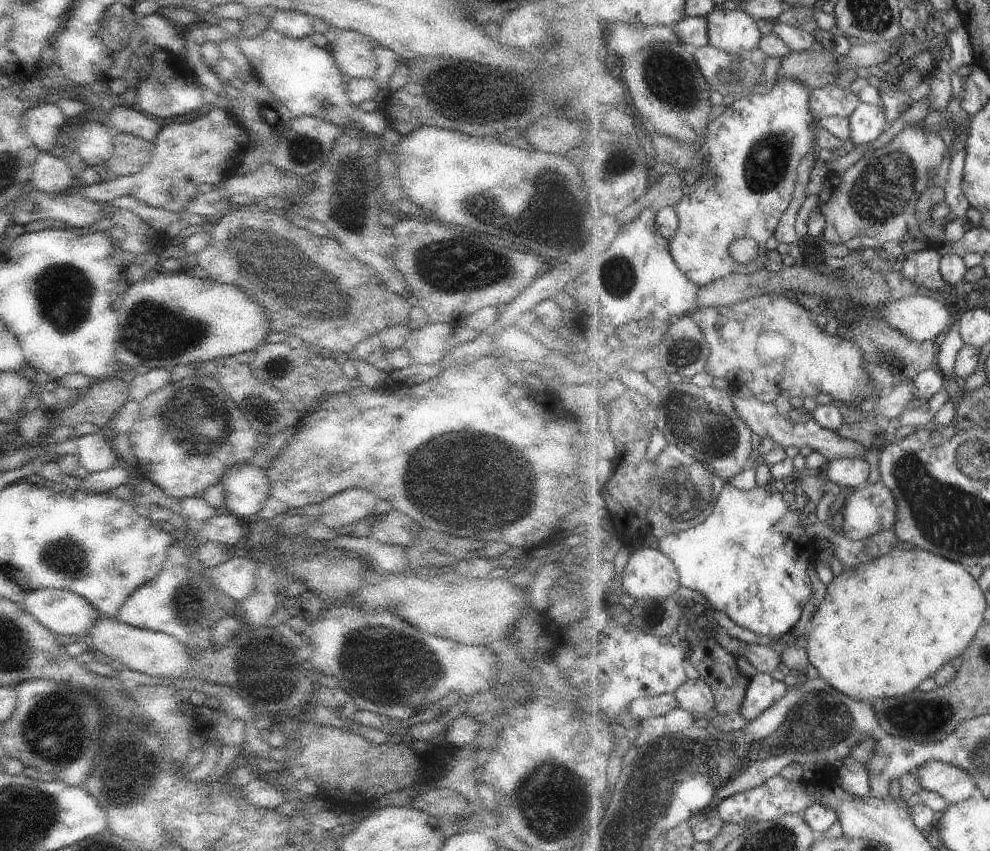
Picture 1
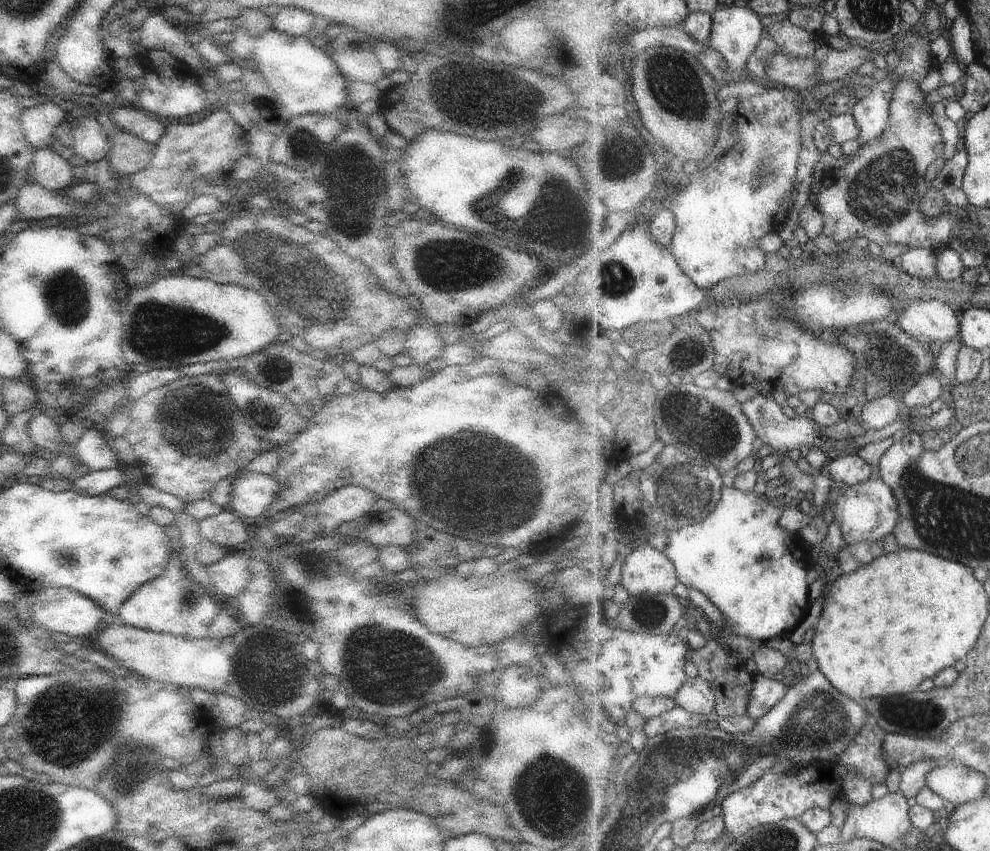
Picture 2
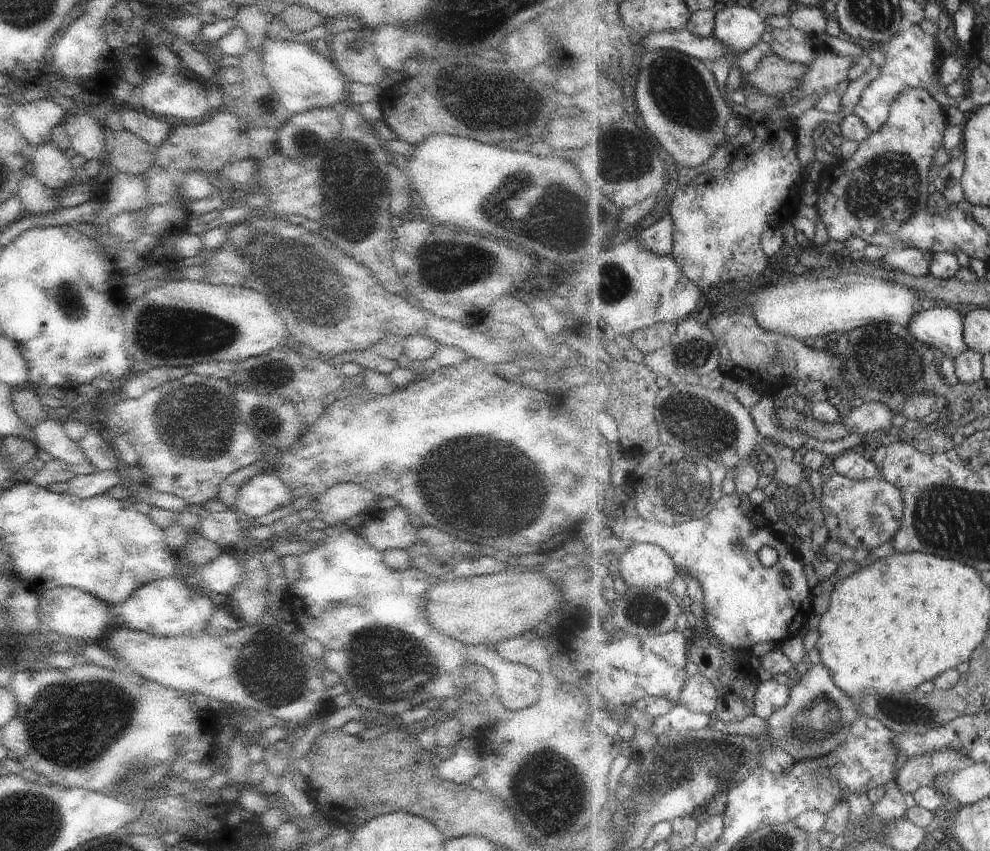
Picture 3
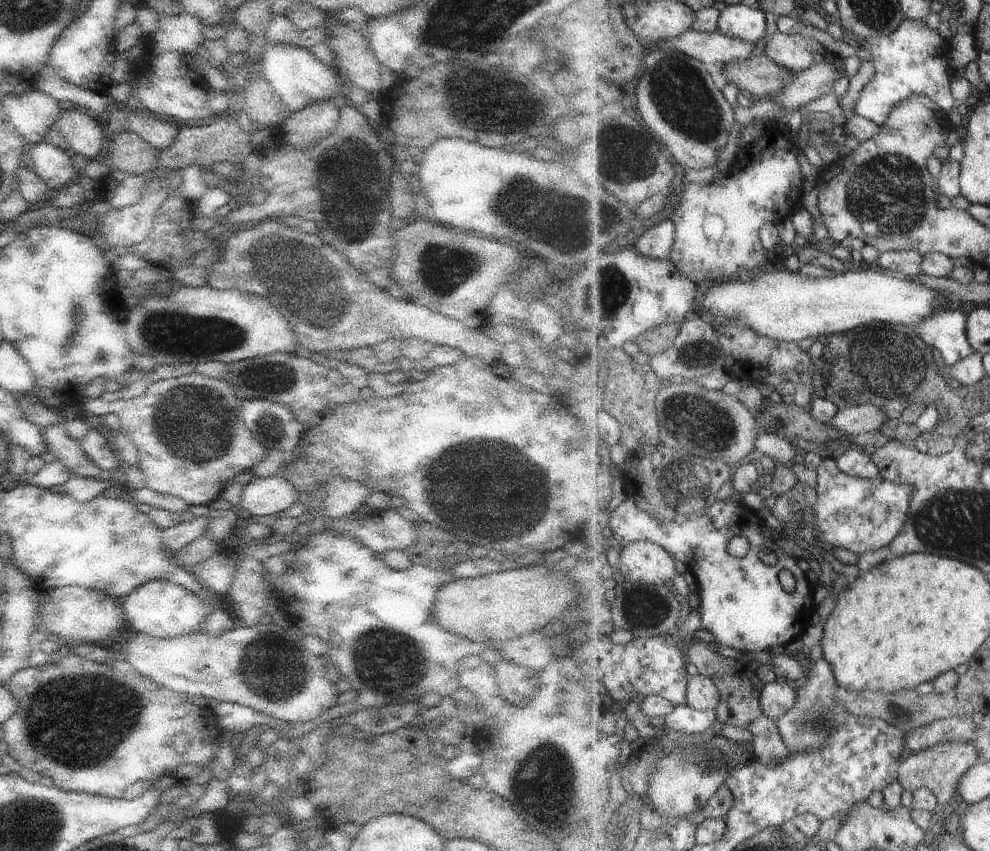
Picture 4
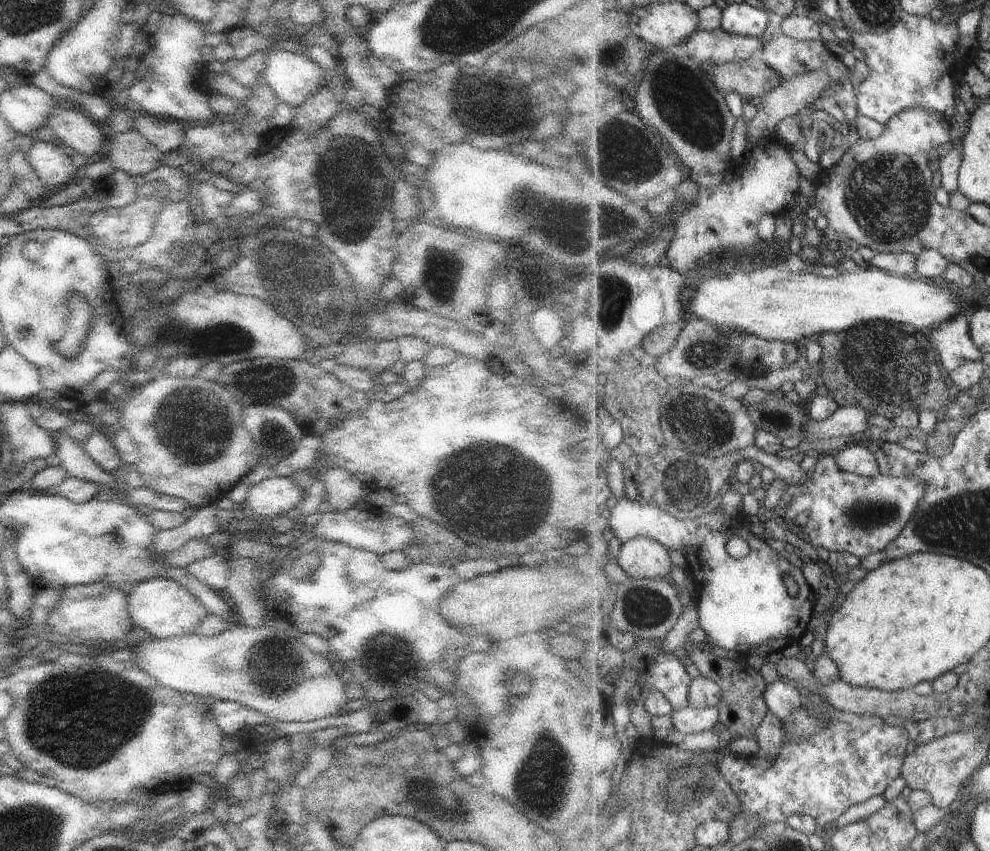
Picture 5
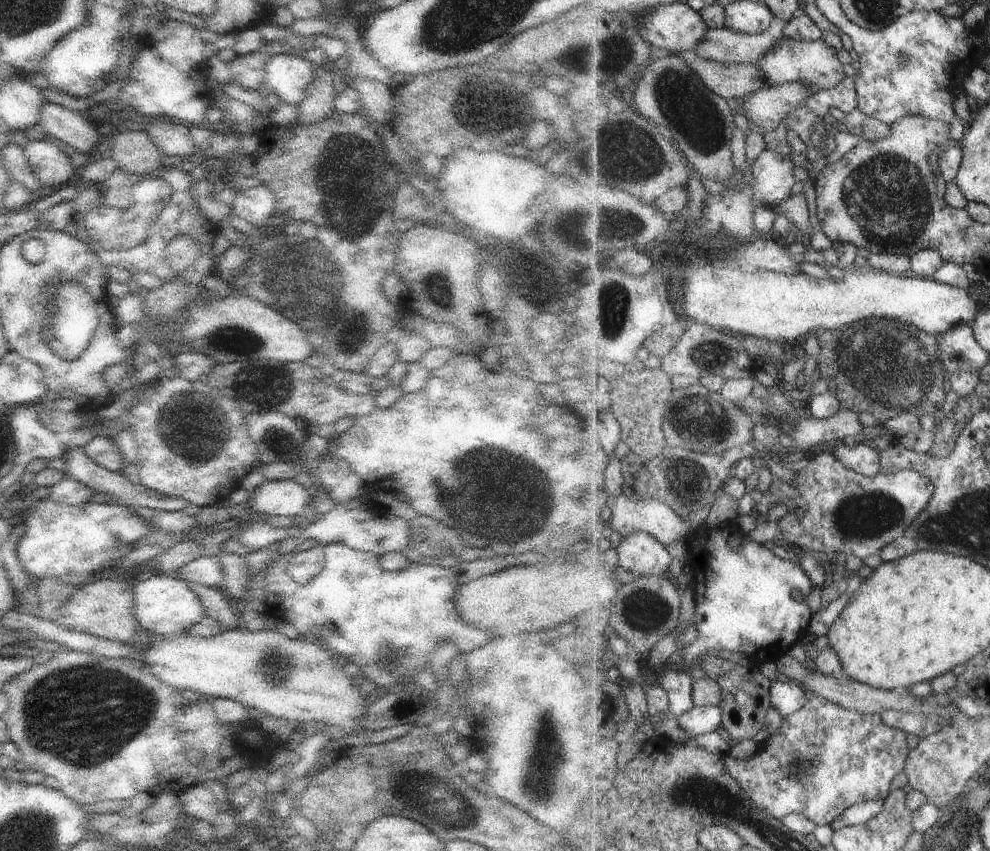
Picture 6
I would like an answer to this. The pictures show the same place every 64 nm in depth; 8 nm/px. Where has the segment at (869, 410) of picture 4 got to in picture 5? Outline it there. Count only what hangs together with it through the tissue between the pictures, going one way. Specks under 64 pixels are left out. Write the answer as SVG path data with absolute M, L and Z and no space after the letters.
M861 406L839 408L838 413L823 421L812 420L810 417L803 426L803 438L808 440L829 439L848 436L851 439L863 436L869 428L869 416Z

